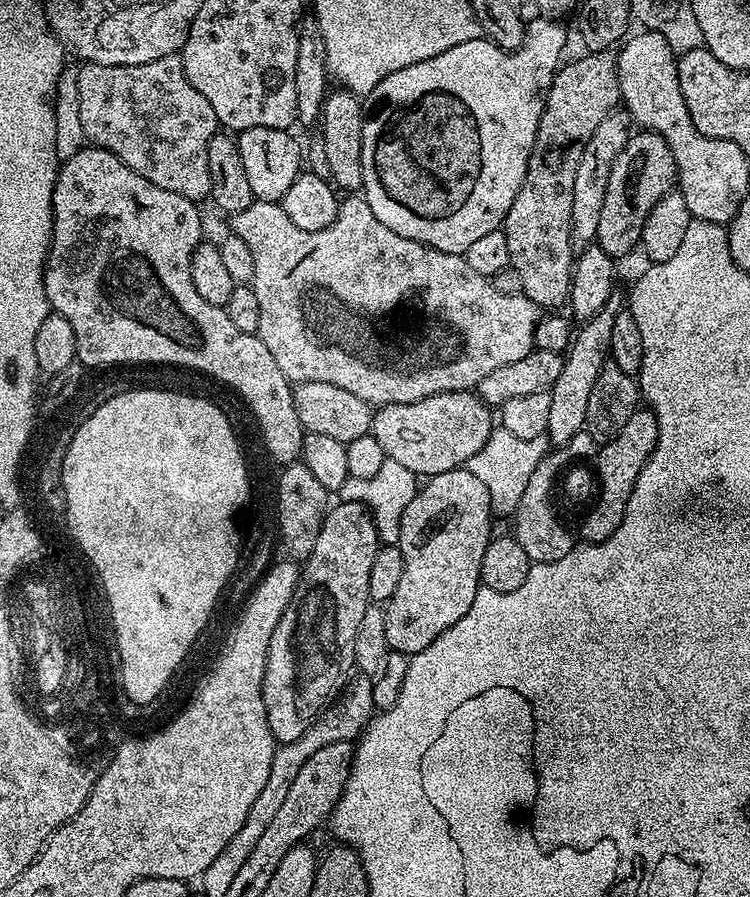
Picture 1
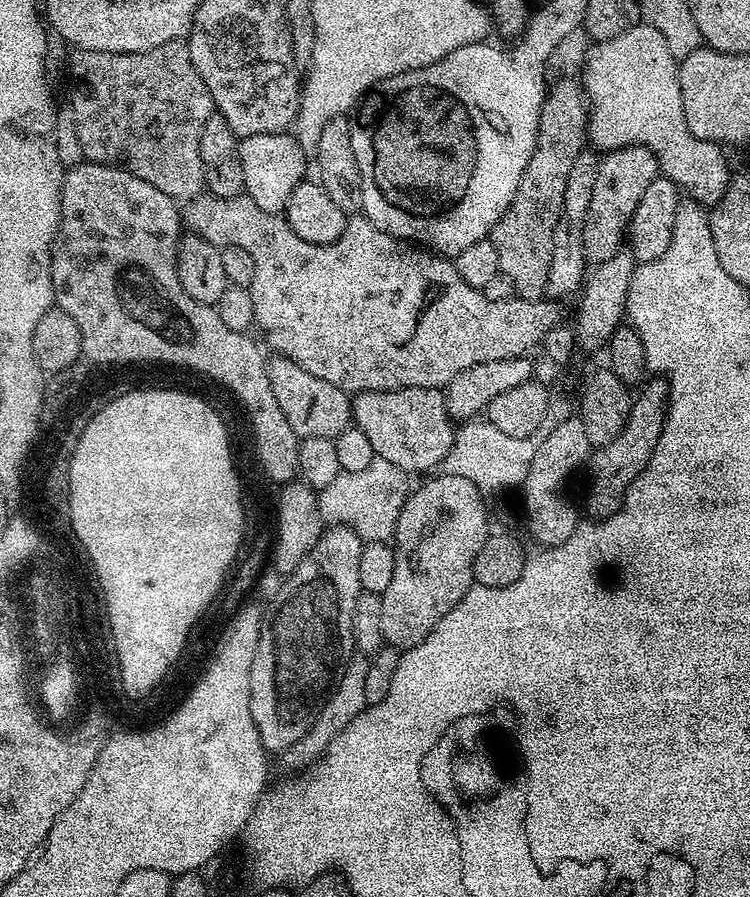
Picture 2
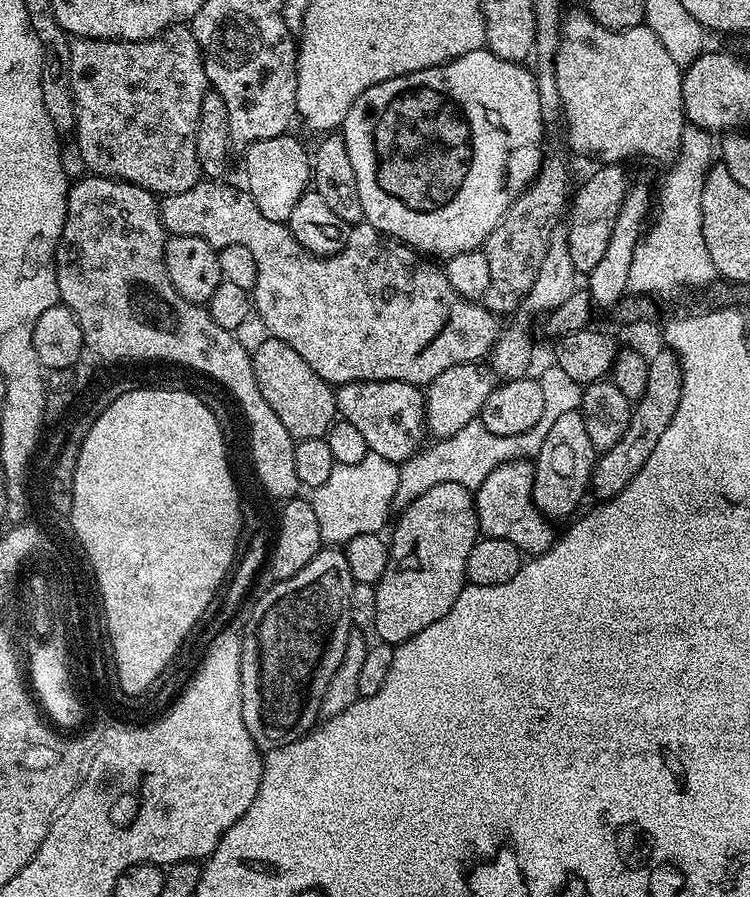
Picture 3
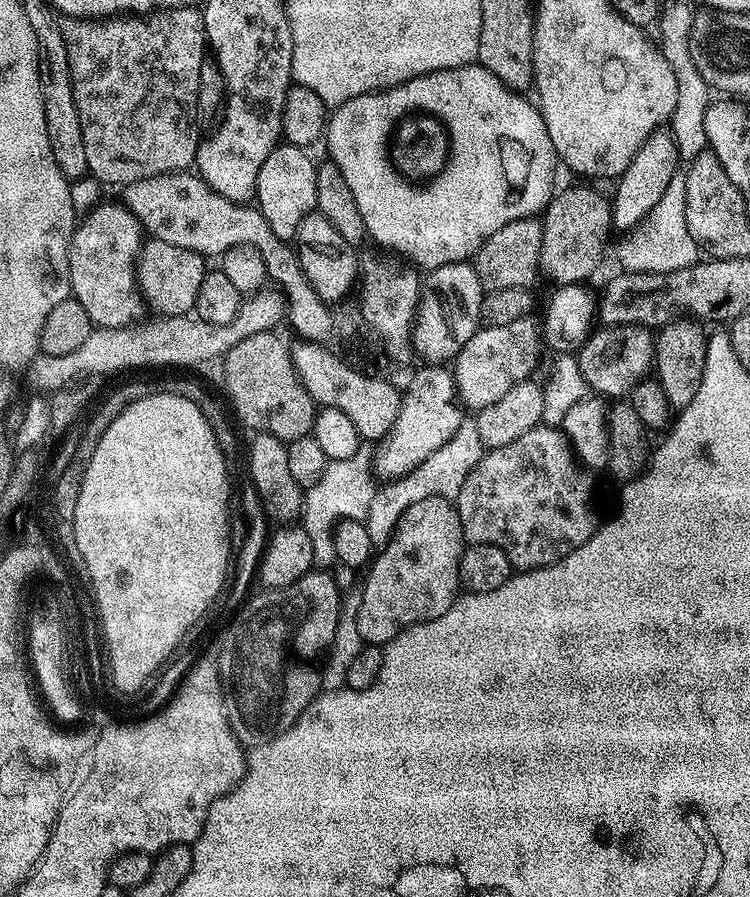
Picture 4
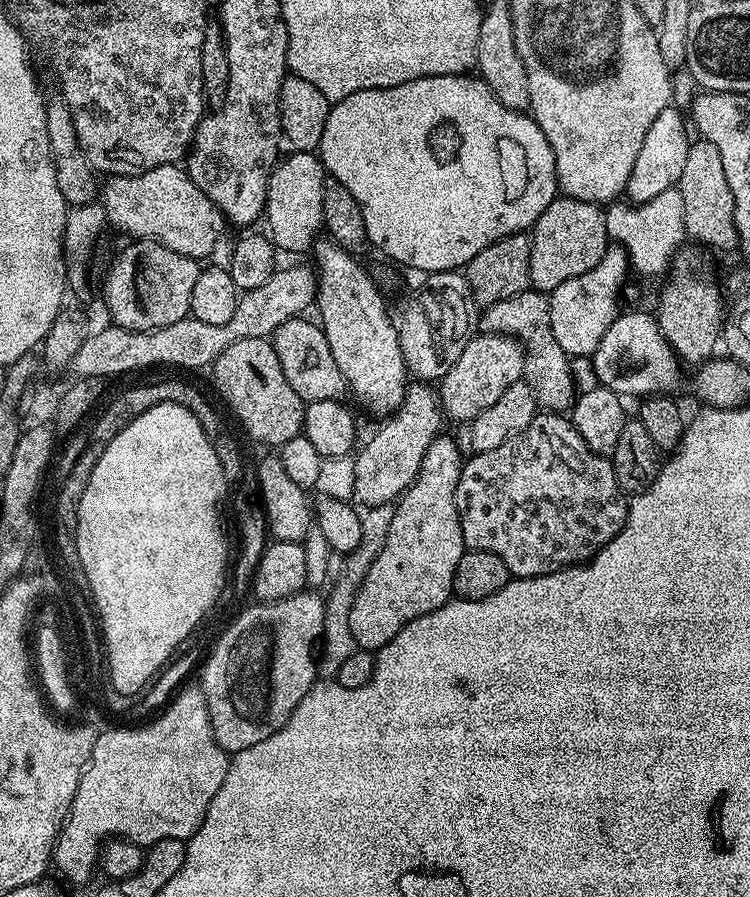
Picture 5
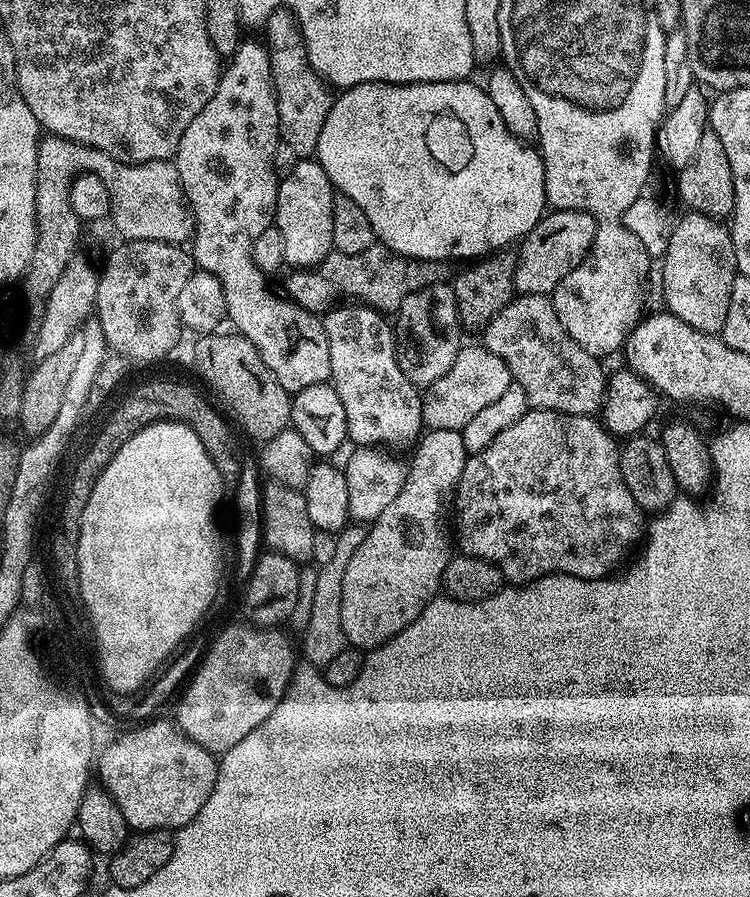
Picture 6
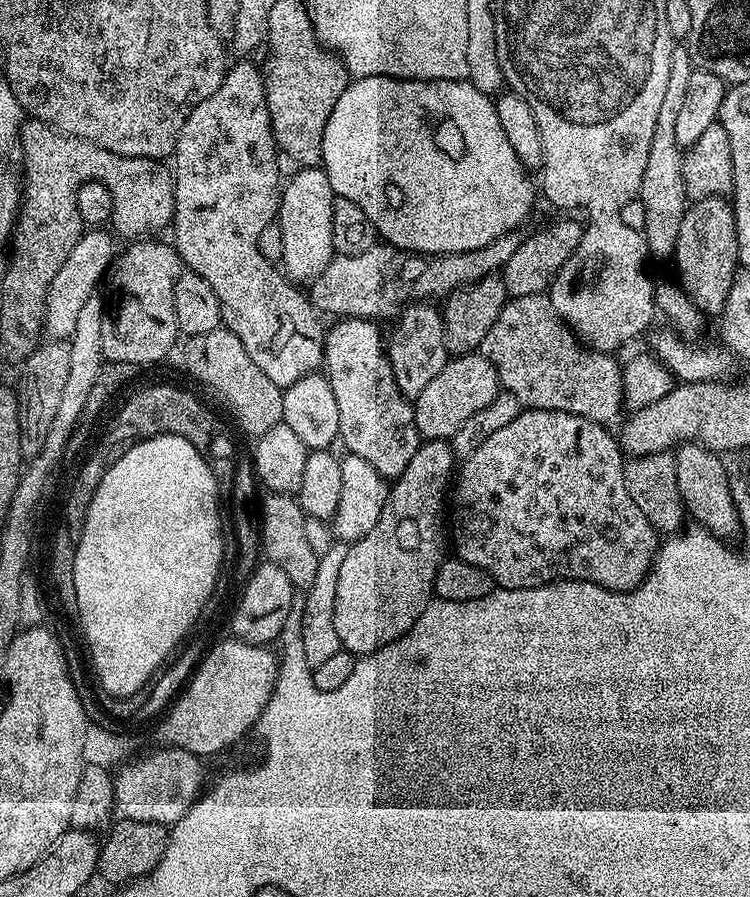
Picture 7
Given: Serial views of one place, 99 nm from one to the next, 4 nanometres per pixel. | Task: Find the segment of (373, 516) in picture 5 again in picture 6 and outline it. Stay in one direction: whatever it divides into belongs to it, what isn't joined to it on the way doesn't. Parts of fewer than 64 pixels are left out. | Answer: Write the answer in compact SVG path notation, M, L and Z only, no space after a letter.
M349 523L348 527L343 528L336 536L335 557L327 565L318 568L312 615L302 634L304 642L300 644L303 659L315 668L323 670L335 656L342 654L346 646L342 630L342 577L346 574L350 558L354 558L354 550L362 546L367 533L368 528L363 523Z

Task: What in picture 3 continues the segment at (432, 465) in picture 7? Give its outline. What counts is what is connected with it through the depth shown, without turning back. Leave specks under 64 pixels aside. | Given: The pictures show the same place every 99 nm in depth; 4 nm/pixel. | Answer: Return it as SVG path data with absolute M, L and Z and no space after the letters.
M442 482L442 486L430 486L426 494L414 498L414 502L410 502L399 515L400 521L390 535L386 574L382 574L374 586L377 602L372 624L374 632L380 635L377 637L383 643L393 646L414 638L414 634L438 622L438 618L442 618L446 610L454 606L466 583L466 558L470 558L470 550L481 535L473 493L458 482Z

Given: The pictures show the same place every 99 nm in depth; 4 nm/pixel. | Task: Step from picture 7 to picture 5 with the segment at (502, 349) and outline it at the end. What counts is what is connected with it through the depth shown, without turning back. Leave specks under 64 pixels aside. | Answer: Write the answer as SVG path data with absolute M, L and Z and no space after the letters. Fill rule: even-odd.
M529 290L487 305L480 316L479 331L493 336L514 336L524 345L523 380L534 390L534 398L541 409L559 413L573 403L572 360L565 352L557 351L554 334L550 330L550 306L543 292ZM557 351L557 352L556 352ZM551 352L556 356L548 356ZM565 407L565 408L564 408Z

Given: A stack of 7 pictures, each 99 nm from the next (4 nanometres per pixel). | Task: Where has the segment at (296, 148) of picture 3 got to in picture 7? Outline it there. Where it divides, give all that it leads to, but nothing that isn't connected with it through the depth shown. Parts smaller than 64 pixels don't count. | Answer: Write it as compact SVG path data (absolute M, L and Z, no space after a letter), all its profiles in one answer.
M297 167L295 171L296 173L289 180L287 177L280 194L278 223L282 230L282 271L289 280L304 286L320 277L322 270L326 270L326 266L330 266L334 255L332 251L334 246L334 230L332 229L334 210L328 204L328 196L333 190L330 186L330 178L324 172L323 167Z

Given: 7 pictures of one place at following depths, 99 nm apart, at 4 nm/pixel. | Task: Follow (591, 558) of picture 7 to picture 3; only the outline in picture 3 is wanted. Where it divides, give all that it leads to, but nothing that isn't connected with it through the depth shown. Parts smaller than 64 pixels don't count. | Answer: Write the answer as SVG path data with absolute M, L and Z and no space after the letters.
M527 459L511 460L498 466L474 490L476 517L480 531L490 538L502 538L514 542L521 554L540 556L550 550L558 539L558 532L552 529L553 521L537 508L532 500L532 474L534 468Z

